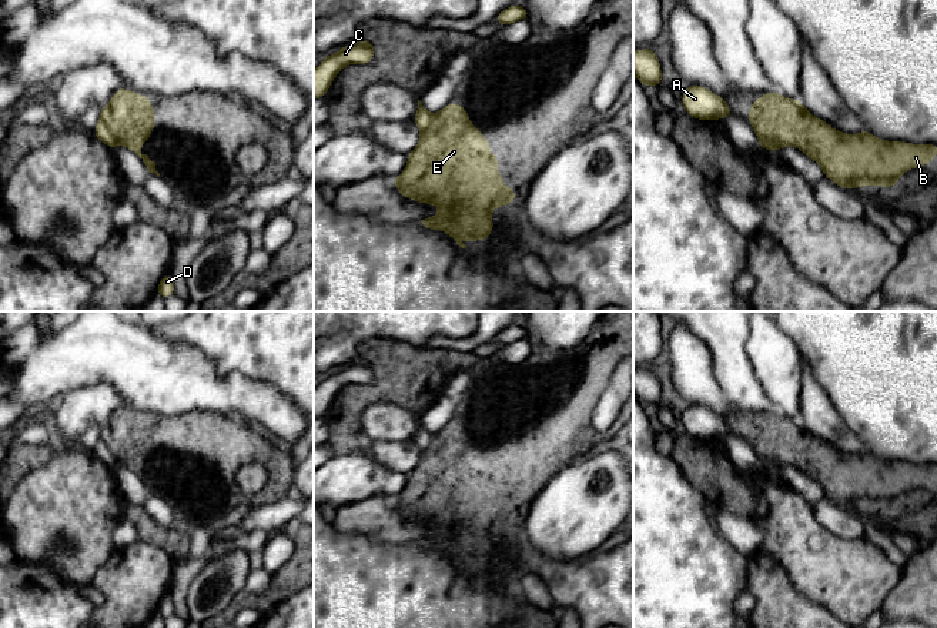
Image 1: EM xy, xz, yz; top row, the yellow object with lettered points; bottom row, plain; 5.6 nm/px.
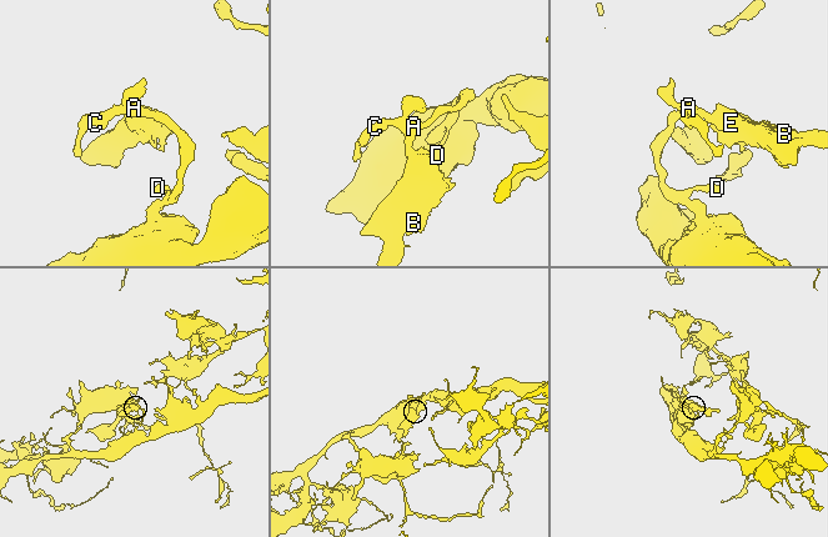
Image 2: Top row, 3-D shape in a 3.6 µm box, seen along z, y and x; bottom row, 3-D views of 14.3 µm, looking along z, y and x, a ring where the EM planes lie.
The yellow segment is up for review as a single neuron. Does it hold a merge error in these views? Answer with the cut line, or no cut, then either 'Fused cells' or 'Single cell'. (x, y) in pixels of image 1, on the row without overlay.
Split along xy (100, 437), (117, 463). Fused cells

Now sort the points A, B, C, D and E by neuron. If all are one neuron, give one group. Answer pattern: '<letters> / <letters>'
A C D / B E

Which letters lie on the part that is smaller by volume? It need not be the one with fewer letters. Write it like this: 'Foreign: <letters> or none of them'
Foreign: B, E

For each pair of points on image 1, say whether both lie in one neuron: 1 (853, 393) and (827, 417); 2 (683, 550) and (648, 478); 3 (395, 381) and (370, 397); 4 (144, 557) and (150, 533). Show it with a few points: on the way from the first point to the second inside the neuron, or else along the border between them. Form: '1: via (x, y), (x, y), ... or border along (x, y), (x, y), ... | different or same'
1: border along (816, 381), (845, 424), (856, 436) | different
2: via (666, 533), (648, 514), (648, 495) | same
3: via (390, 384), (375, 391) | same
4: border along (137, 540), (161, 547), (176, 561) | different

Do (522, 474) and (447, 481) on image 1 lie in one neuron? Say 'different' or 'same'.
same

